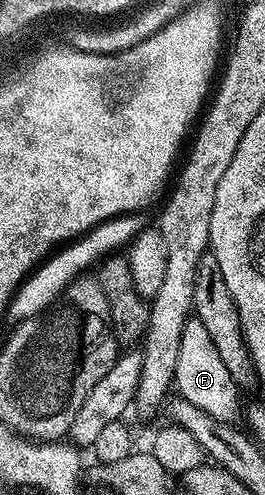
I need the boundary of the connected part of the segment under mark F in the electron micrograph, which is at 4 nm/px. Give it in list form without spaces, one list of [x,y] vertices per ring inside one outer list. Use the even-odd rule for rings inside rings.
[[[192,317],[182,329],[181,346],[177,353],[177,367],[173,382],[176,392],[184,401],[192,403],[218,421],[234,422],[239,407],[239,388],[231,379],[208,330],[201,321]]]

